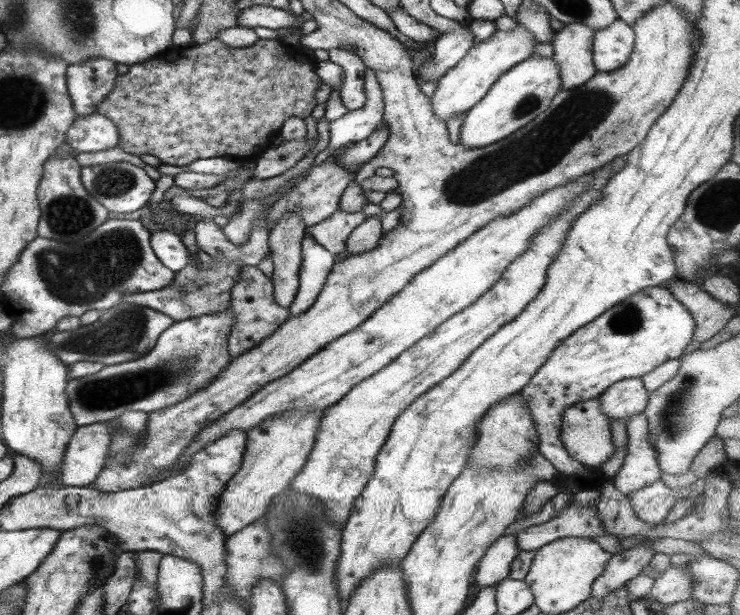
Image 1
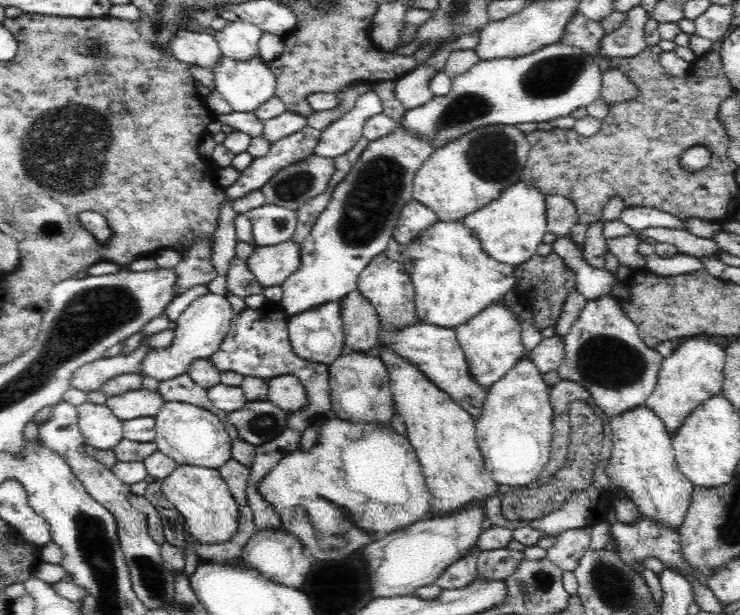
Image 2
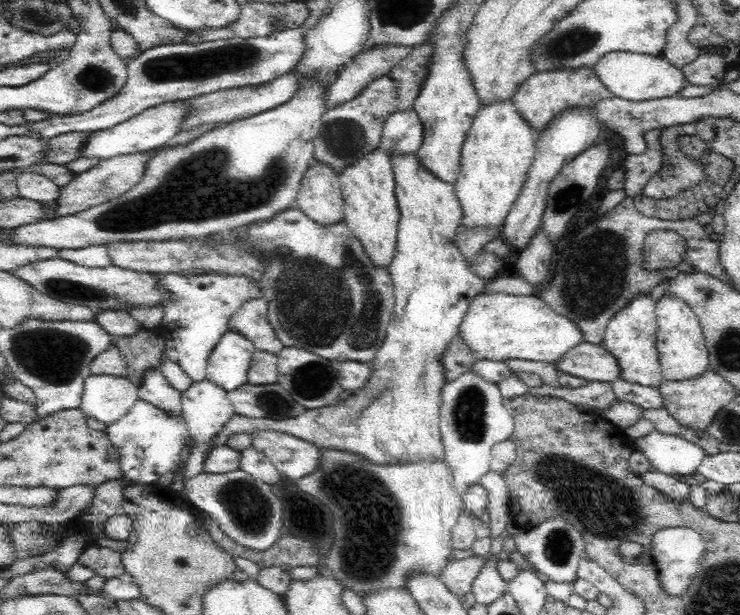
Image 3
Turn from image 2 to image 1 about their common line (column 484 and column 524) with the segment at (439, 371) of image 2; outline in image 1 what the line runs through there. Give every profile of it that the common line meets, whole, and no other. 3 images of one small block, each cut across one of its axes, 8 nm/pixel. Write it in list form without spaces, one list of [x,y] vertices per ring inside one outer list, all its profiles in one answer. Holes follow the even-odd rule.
[[[661,286],[647,287],[617,301],[611,308],[604,310],[595,320],[578,328],[571,336],[567,336],[552,354],[537,369],[533,378],[519,390],[521,400],[527,405],[530,418],[533,419],[538,434],[538,452],[560,474],[572,475],[582,471],[583,466],[573,460],[563,448],[559,438],[561,413],[565,407],[577,402],[598,398],[610,384],[628,378],[640,378],[646,372],[663,364],[666,360],[679,359],[683,348],[689,344],[694,331],[694,320],[690,312],[673,298],[673,295]]]

